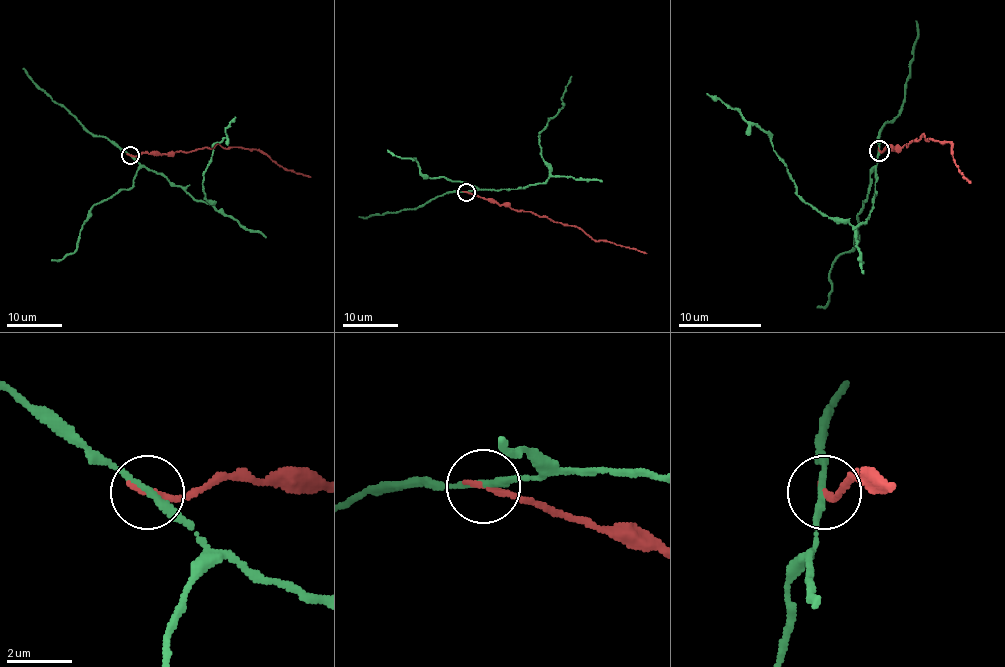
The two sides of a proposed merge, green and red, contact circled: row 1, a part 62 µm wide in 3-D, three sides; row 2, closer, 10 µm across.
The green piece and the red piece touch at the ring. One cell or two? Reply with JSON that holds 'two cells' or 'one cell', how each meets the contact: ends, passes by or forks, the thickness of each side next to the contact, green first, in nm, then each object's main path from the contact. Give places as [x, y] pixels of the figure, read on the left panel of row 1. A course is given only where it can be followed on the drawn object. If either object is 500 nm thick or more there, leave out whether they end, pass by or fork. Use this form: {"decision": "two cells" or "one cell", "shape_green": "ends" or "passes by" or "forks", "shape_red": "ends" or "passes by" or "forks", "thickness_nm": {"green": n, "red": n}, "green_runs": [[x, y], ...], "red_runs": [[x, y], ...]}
{"decision": "two cells", "shape_green": "passes by", "shape_red": "ends", "thickness_nm": {"green": 220, "red": 200}, "green_runs": [[130, 155], [213, 206], [205, 197], [203, 175], [213, 147], [227, 136], [236, 116]], "red_runs": [[130, 155], [194, 151], [220, 144], [226, 148], [256, 148], [279, 165], [311, 176]]}

